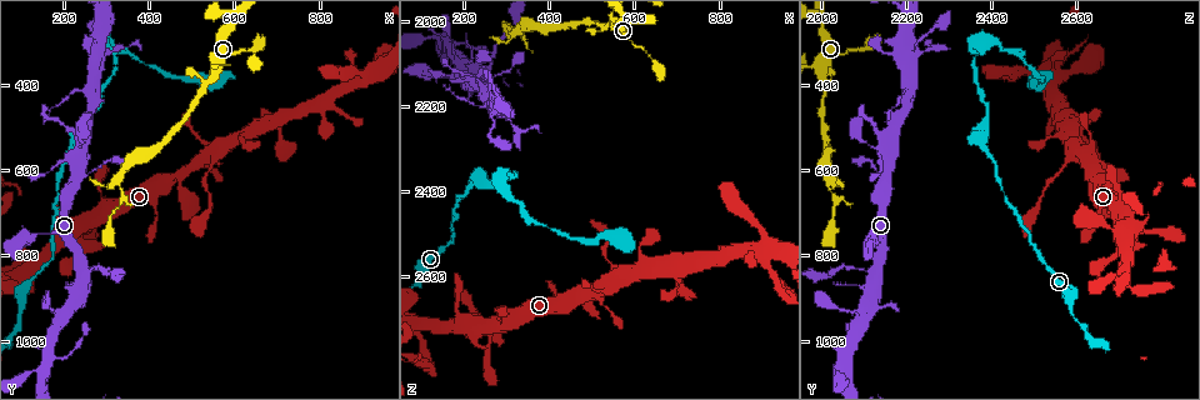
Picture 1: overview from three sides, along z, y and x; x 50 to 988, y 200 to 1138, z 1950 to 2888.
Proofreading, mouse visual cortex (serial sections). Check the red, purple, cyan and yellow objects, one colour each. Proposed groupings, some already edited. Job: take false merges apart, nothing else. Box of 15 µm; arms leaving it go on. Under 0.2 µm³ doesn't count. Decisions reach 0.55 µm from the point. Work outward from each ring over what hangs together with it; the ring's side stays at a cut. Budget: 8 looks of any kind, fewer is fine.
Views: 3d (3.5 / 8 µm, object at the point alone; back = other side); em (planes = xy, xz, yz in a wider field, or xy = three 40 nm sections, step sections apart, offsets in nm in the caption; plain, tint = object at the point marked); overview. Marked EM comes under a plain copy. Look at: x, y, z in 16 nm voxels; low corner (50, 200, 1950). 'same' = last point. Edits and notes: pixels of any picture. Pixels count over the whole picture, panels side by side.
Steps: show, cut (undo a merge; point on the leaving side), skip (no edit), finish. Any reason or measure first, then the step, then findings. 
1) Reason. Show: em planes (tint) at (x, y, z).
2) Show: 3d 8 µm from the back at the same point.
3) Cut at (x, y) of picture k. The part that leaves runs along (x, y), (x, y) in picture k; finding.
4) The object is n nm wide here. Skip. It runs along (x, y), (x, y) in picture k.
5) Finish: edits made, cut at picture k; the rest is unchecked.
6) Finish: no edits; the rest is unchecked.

Abrupt turn. Show: 3d 3.5 µm at (280, 305, 2375).

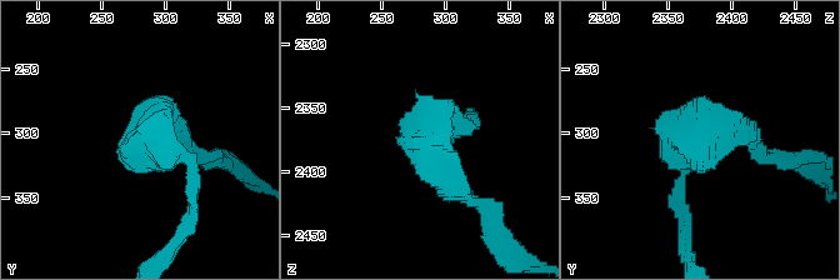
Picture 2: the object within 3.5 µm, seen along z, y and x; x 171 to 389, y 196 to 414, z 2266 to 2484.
Skip. It runs along (681, 180), (681, 149), (724, 126), (759, 145) in picture 2; continuous, no second cell.

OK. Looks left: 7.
Calibre changes. Show: 3d 3.5 µm from the back at (535, 400, 2015).

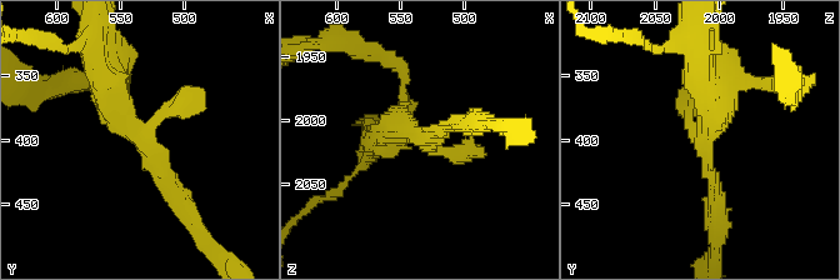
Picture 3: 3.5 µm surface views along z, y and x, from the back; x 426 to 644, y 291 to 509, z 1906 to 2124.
Show: em xy step 3 (tint) at (536, 398, 2010).

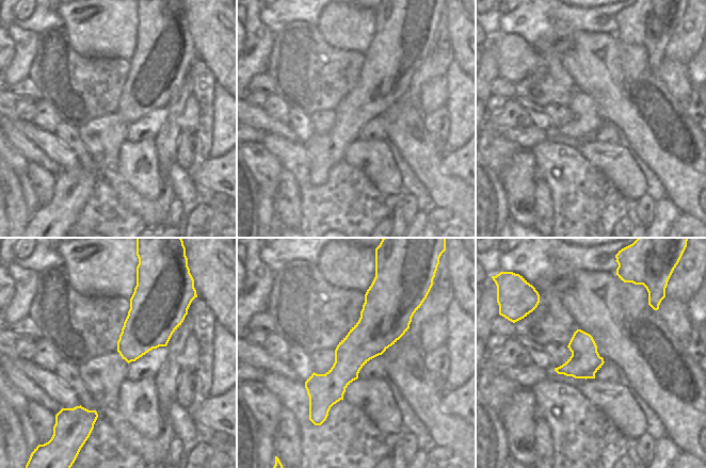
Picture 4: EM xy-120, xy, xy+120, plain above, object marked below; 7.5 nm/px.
Skip. It runs along (98, 70), (183, 200) in picture 3; all the same cell.

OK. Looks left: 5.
Narrows sharply. Show: 3d 3.5 µm at (185, 740, 2690).

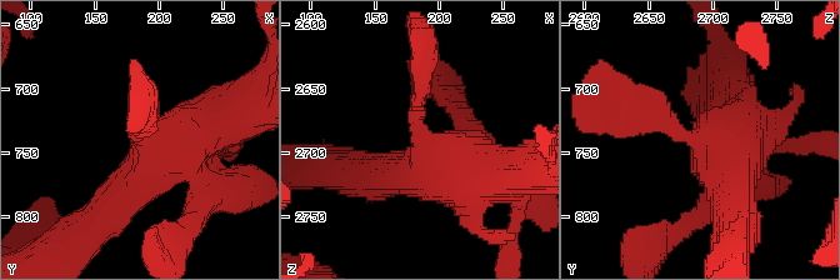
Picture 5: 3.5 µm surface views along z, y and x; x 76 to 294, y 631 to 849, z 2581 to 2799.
Show: em xy step 5 (tint) at (190, 736, 2692).

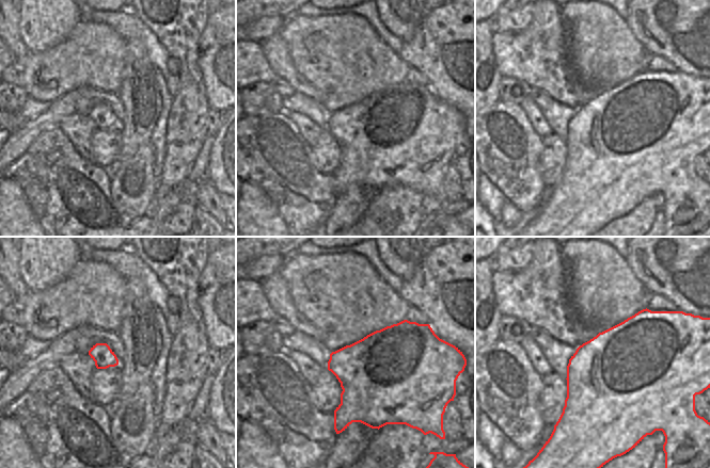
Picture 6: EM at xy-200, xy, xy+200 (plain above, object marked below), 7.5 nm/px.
Skip. It runs along (238, 119), (188, 134), (103, 218) in picture 5; one cell here.

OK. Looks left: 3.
Finish: no edits; the rest is unchecked.

